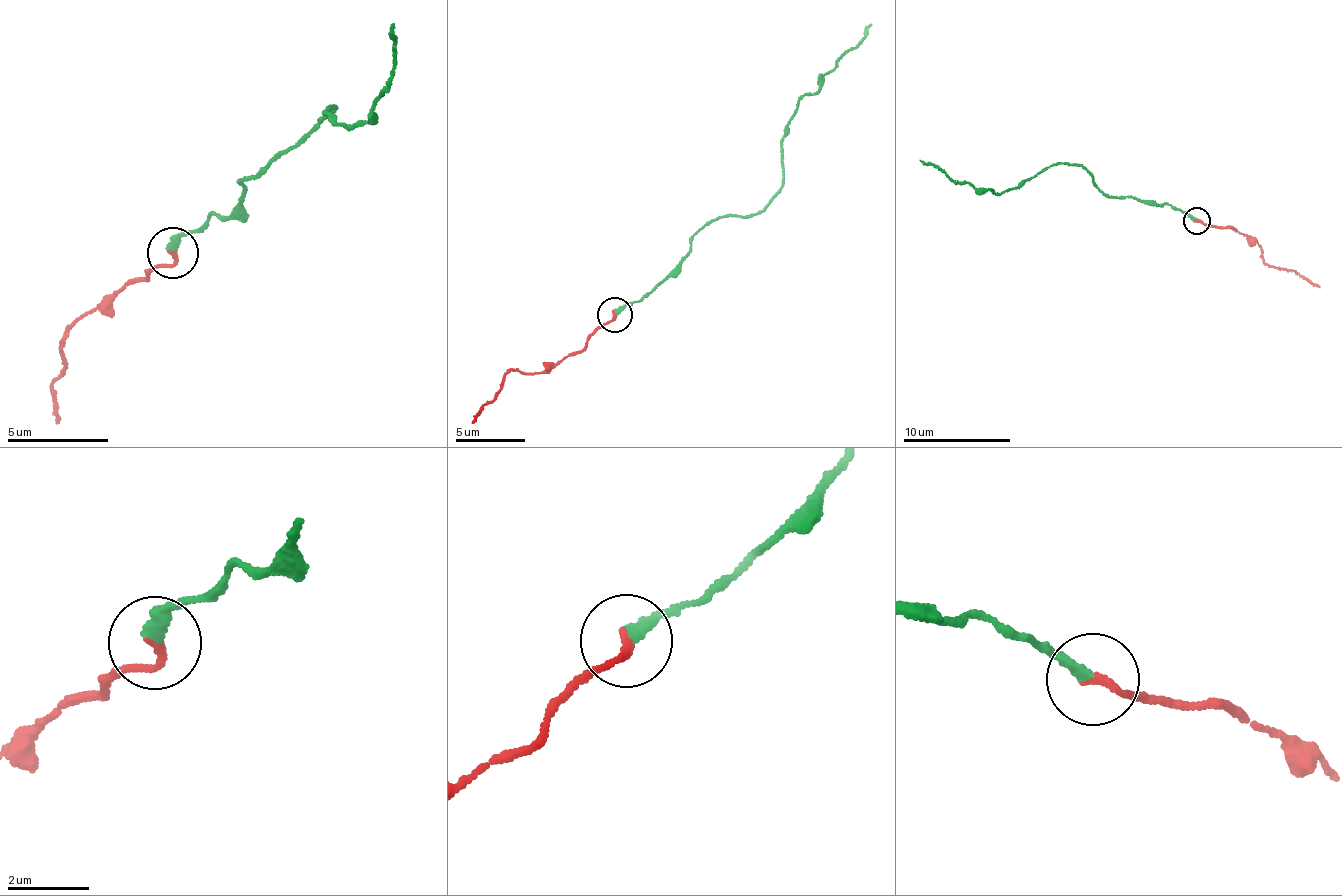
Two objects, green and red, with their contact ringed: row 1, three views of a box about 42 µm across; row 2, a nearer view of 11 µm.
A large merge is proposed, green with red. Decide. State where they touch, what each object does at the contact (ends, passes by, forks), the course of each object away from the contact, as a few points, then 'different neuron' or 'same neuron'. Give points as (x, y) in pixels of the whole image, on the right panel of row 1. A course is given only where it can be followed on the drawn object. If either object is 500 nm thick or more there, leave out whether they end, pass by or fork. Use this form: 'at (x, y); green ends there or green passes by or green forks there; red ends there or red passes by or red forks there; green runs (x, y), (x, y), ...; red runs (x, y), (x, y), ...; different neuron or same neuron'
at (1197, 220); green ends there; red ends there; green runs (1196, 221), (1168, 203), (1108, 197), (1082, 167), (1053, 164), (1000, 193), (956, 183), (920, 159); red runs (1196, 221), (1231, 227), (1253, 238), (1262, 257), (1272, 266), (1299, 272), (1319, 287); different neuron

